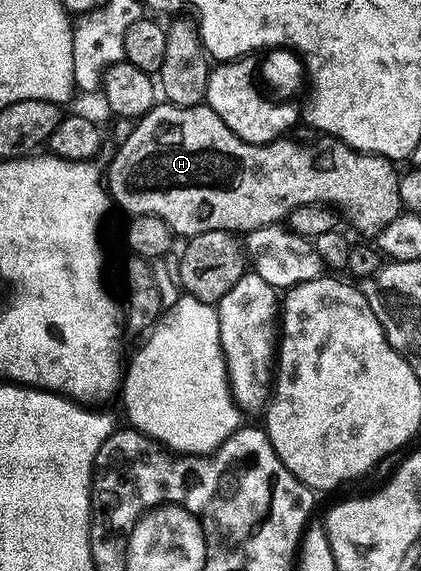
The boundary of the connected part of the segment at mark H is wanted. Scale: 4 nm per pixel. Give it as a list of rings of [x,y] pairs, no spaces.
[[[160,102],[153,106],[152,109],[150,109],[150,111],[148,111],[145,116],[139,117],[139,119],[137,119],[135,123],[131,125],[131,128],[132,133],[130,133],[129,136],[121,142],[120,149],[118,149],[117,152],[113,154],[112,161],[110,161],[108,164],[108,172],[106,168],[106,187],[108,189],[108,195],[110,197],[111,203],[115,205],[115,207],[117,204],[117,206],[120,207],[122,211],[128,212],[127,215],[129,217],[157,216],[158,218],[162,218],[169,226],[172,227],[173,233],[175,233],[177,237],[184,236],[183,238],[191,238],[193,236],[197,236],[198,234],[202,234],[203,232],[209,232],[210,230],[222,230],[223,232],[231,232],[233,234],[247,234],[253,232],[254,230],[258,230],[259,228],[263,228],[265,224],[281,223],[281,221],[283,221],[285,218],[290,217],[292,212],[295,211],[295,209],[298,207],[310,204],[328,206],[334,202],[331,200],[340,200],[341,206],[344,207],[344,210],[342,209],[343,215],[345,216],[346,214],[349,216],[350,219],[352,219],[352,224],[355,227],[355,231],[360,234],[365,228],[378,228],[380,231],[383,231],[383,228],[380,227],[380,224],[382,224],[384,227],[390,226],[390,222],[394,222],[394,218],[398,218],[402,211],[402,205],[400,202],[401,173],[399,171],[396,172],[397,165],[391,160],[387,160],[385,156],[370,156],[367,152],[355,152],[353,148],[351,148],[350,146],[346,146],[344,143],[341,142],[341,140],[329,139],[327,141],[328,145],[326,145],[325,148],[303,148],[302,145],[295,144],[295,142],[292,141],[292,138],[281,138],[279,140],[272,140],[269,144],[251,144],[250,142],[246,142],[242,138],[238,138],[238,134],[234,134],[234,130],[230,130],[226,126],[226,122],[222,122],[222,118],[218,118],[218,114],[214,114],[214,110],[208,107],[207,103],[195,104],[192,108],[179,108],[178,106],[174,106],[173,104],[167,102]]]

